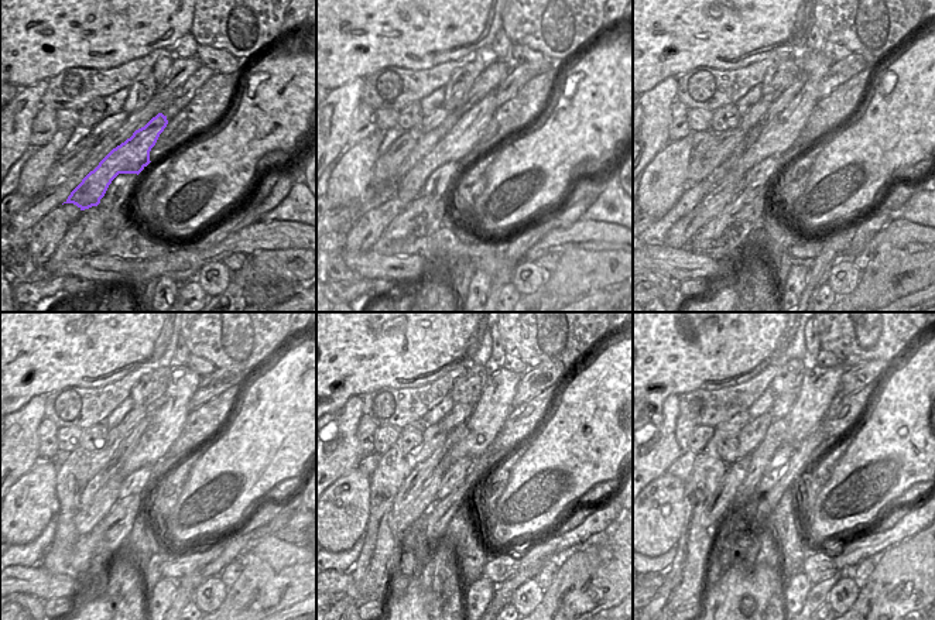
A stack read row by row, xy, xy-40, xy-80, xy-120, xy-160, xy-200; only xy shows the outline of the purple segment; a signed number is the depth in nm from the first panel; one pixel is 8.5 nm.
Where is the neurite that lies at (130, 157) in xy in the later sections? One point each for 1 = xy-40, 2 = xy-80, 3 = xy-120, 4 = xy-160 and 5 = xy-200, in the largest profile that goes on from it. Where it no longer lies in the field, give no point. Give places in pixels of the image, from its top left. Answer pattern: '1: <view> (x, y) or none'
1: xy-40 (458, 143)
2: xy-80 (778, 136)
3: xy-120 (177, 406)
4: xy-160 (489, 414)
5: xy-200 (819, 386)

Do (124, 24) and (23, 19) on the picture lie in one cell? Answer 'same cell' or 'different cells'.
same cell

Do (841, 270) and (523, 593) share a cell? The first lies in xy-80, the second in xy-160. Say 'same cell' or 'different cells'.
same cell

